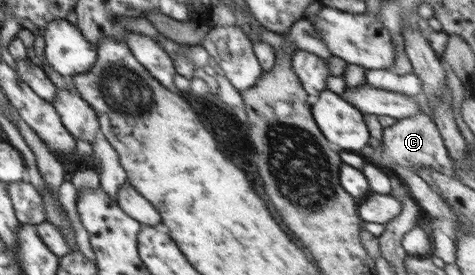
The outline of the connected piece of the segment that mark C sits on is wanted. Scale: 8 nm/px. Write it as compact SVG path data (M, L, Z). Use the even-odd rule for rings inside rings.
M421 113L395 122L394 126L384 128L382 137L381 143L373 140L368 146L363 148L363 156L379 168L391 168L391 164L397 162L397 164L409 167L414 171L417 167L426 166L456 178L454 163L448 155L443 137L439 134L434 121L427 114Z

